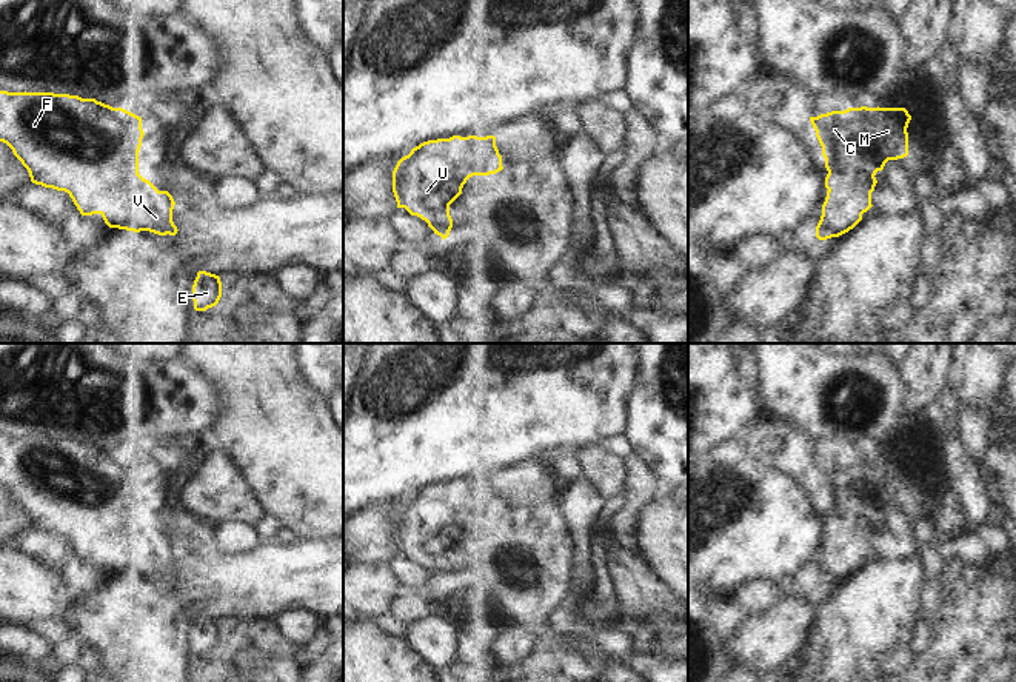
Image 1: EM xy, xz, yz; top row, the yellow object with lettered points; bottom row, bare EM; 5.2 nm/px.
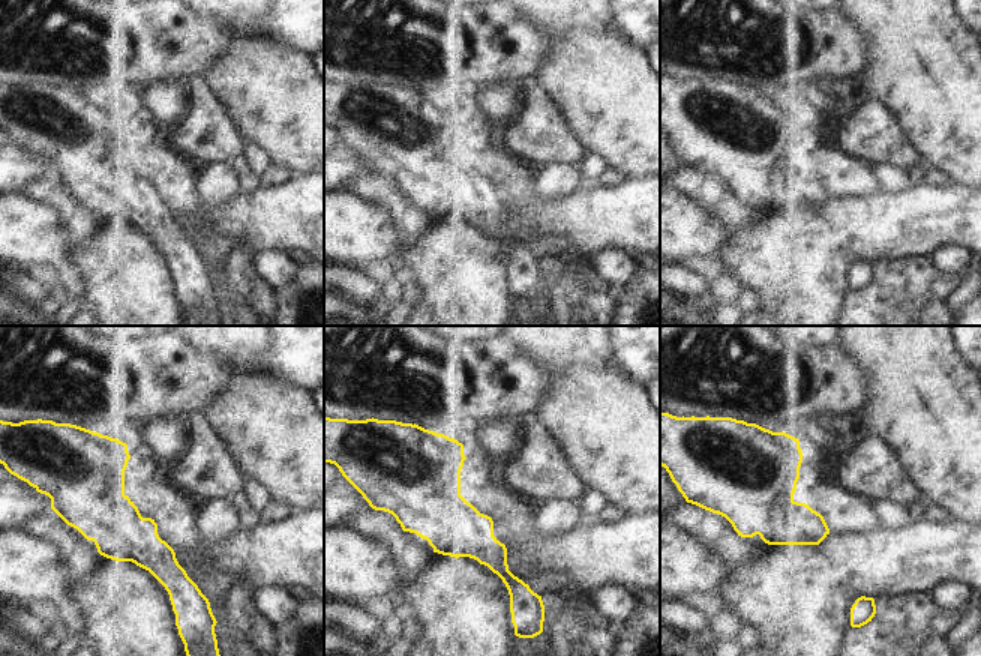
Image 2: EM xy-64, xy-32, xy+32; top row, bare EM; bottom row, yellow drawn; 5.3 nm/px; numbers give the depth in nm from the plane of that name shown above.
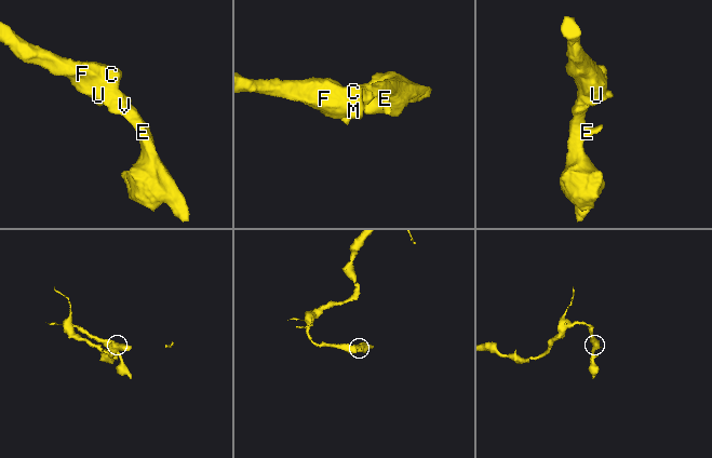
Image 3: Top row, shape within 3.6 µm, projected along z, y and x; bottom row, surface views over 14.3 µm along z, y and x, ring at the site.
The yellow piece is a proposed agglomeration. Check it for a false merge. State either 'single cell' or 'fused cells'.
single cell

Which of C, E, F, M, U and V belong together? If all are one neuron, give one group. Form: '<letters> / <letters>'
C E F M U V

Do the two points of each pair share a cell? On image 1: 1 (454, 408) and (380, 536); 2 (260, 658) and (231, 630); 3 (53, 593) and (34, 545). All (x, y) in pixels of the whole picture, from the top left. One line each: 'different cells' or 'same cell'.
1: different cells
2: same cell
3: different cells

